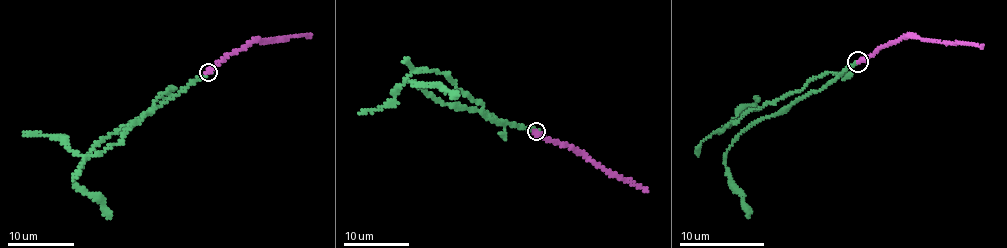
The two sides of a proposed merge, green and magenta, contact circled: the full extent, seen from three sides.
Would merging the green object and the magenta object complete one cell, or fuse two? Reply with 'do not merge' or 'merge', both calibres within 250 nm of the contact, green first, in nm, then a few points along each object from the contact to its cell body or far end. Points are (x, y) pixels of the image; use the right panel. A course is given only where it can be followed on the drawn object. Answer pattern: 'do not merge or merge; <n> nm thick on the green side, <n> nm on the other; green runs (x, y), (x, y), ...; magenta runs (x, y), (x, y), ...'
do not merge; 240 nm thick on the green side, 340 nm on the other; green runs (857, 61), (835, 79), (833, 72), (812, 78), (793, 94), (717, 130), (732, 125), (754, 96), (757, 100); magenta runs (857, 61), (904, 36), (941, 43), (983, 44)

